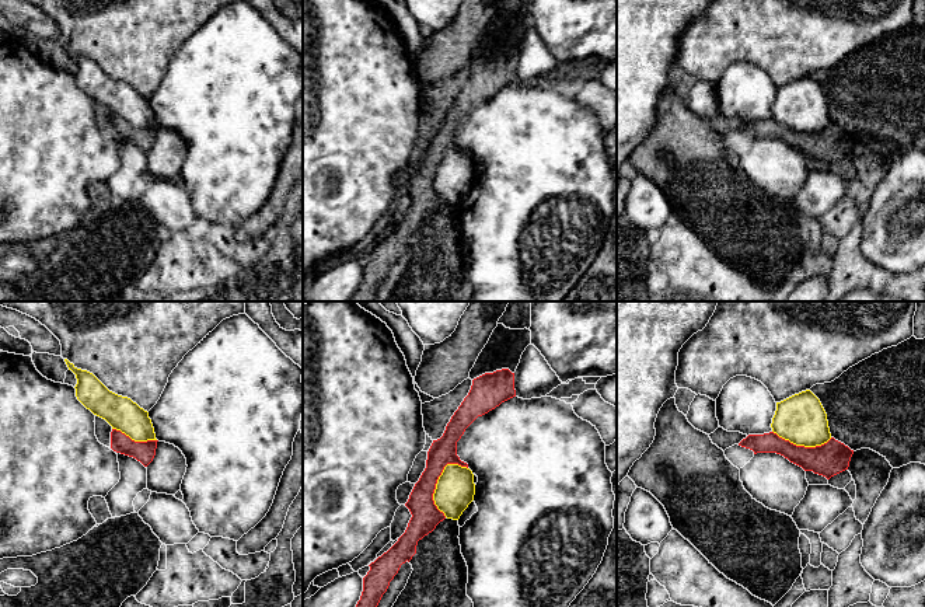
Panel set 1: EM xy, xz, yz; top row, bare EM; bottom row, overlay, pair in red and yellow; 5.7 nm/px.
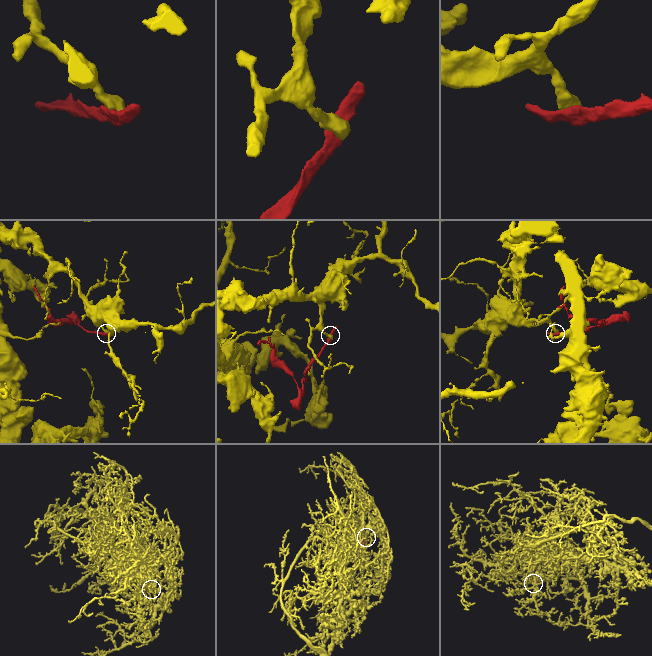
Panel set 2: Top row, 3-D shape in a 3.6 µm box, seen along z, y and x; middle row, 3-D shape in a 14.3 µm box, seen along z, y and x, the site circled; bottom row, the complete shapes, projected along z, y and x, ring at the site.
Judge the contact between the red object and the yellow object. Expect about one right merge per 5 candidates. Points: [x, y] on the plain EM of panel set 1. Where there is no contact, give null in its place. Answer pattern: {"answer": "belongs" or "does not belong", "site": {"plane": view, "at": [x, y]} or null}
{"answer": "does not belong", "site": {"plane": "xz", "at": [435, 171]}}

